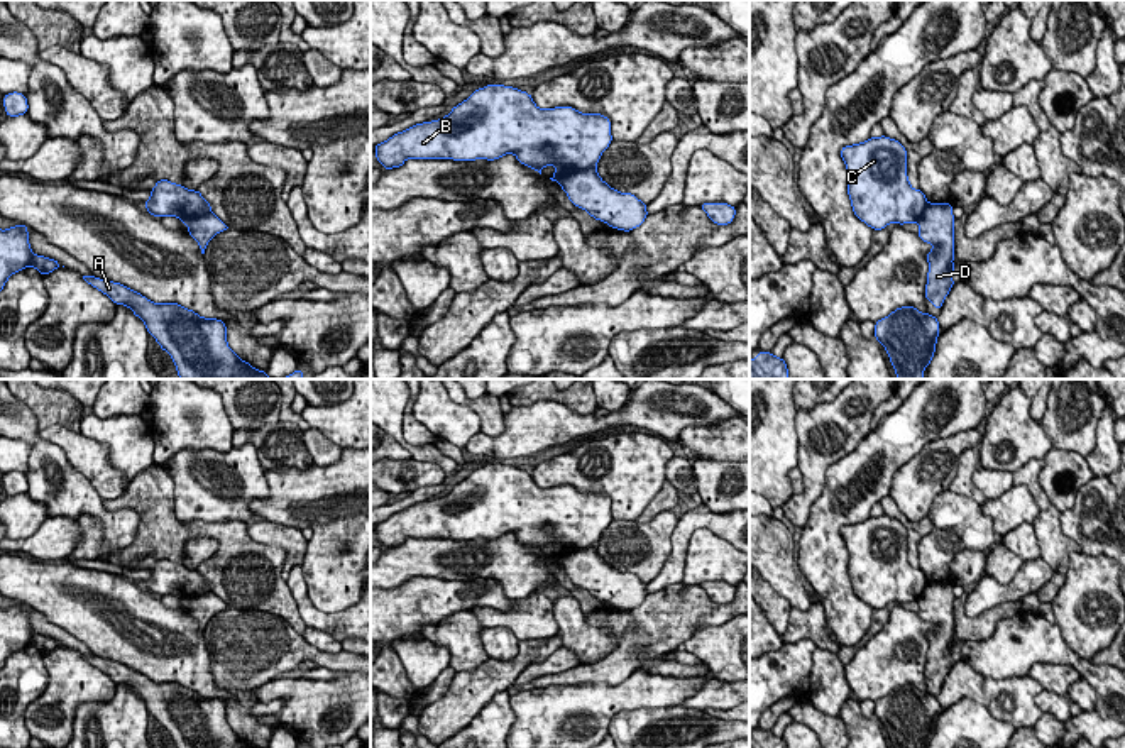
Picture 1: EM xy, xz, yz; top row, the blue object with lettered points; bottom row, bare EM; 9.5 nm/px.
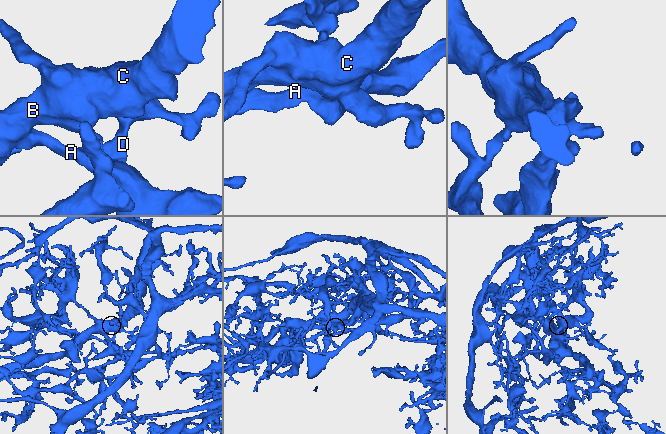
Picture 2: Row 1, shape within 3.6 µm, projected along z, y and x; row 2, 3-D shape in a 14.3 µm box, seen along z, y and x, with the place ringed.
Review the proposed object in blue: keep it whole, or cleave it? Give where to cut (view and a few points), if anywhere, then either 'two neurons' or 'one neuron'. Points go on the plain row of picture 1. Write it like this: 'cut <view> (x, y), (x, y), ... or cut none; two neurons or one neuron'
cut xz (594, 544), (569, 550), (559, 560); two neurons

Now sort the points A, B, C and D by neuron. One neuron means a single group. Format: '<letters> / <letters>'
A D / B C

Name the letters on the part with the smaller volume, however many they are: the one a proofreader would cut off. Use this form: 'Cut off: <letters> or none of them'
Cut off: B, C

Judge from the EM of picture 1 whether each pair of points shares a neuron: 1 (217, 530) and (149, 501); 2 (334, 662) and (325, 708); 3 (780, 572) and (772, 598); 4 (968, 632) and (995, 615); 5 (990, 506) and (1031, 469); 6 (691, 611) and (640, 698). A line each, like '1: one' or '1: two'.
1: one
2: two
3: two
4: one
5: two
6: two

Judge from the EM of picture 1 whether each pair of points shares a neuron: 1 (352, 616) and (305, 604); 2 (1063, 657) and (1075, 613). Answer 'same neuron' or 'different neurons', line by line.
1: same neuron
2: different neurons

